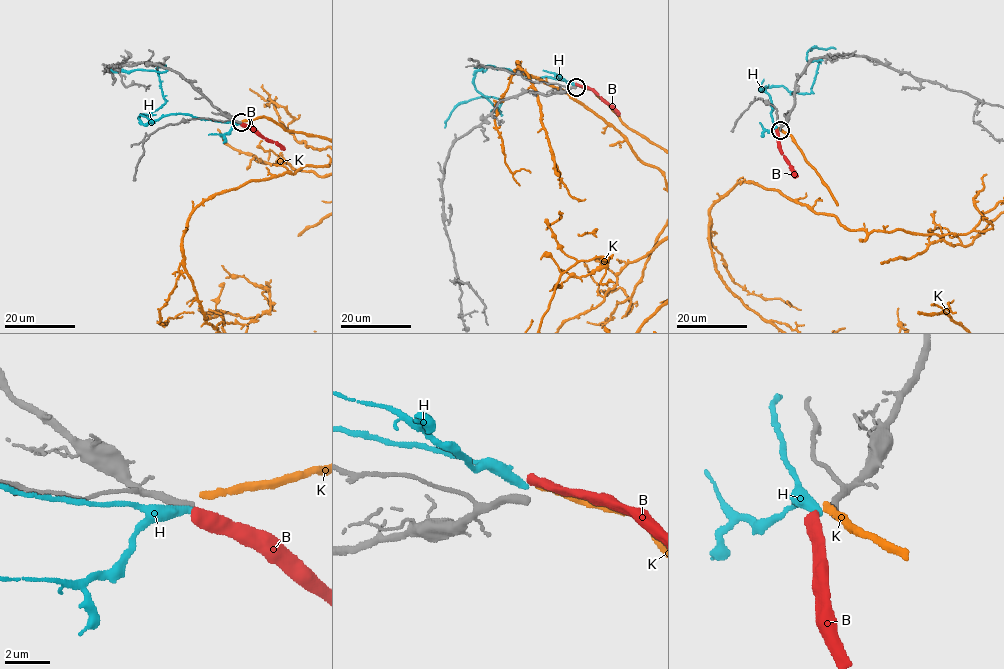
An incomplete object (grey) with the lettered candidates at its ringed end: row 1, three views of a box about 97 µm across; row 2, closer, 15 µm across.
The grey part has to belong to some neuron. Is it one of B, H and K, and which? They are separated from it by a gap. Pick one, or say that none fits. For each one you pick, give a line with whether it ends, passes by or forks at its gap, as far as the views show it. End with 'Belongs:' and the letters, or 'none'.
Belongs: none

